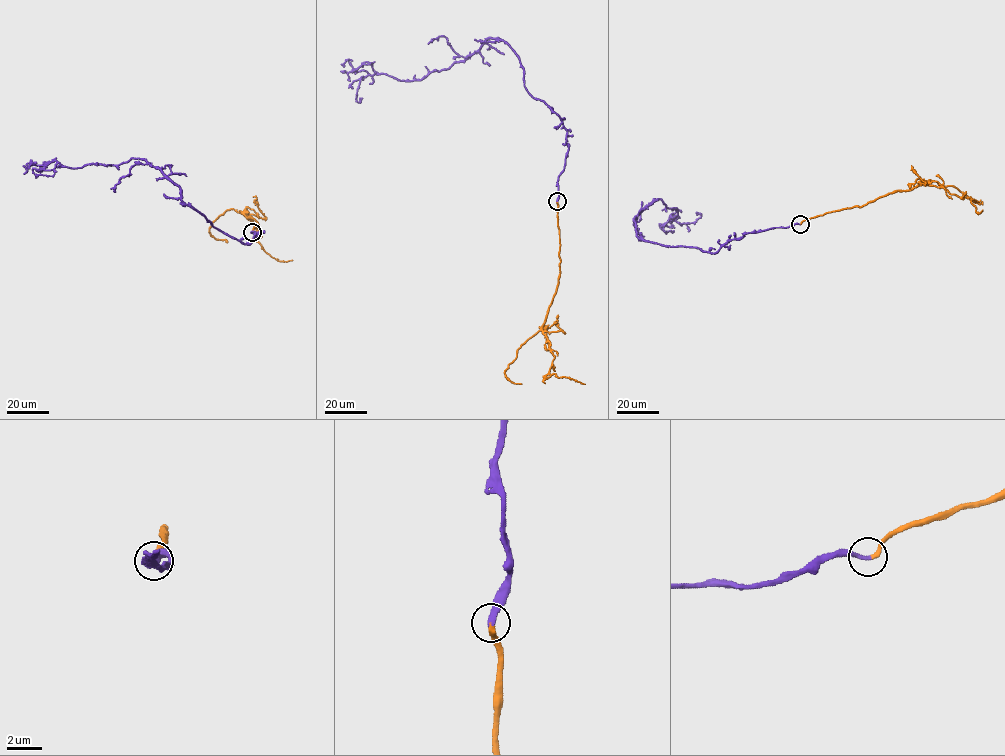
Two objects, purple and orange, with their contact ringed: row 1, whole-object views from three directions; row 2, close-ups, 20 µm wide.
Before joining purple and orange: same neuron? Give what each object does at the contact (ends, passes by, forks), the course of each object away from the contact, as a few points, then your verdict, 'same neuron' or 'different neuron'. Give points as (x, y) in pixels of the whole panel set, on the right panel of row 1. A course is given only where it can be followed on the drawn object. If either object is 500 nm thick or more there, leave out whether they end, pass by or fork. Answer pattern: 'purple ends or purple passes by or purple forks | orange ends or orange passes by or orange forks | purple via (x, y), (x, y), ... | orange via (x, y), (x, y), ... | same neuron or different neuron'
purple ends | orange ends | purple via (800, 224), (711, 254), (636, 235), (634, 217), (654, 199), (677, 222), (696, 212) | orange via (800, 224), (924, 184), (943, 187), (952, 194), (968, 197), (978, 214), (983, 210) | same neuron

